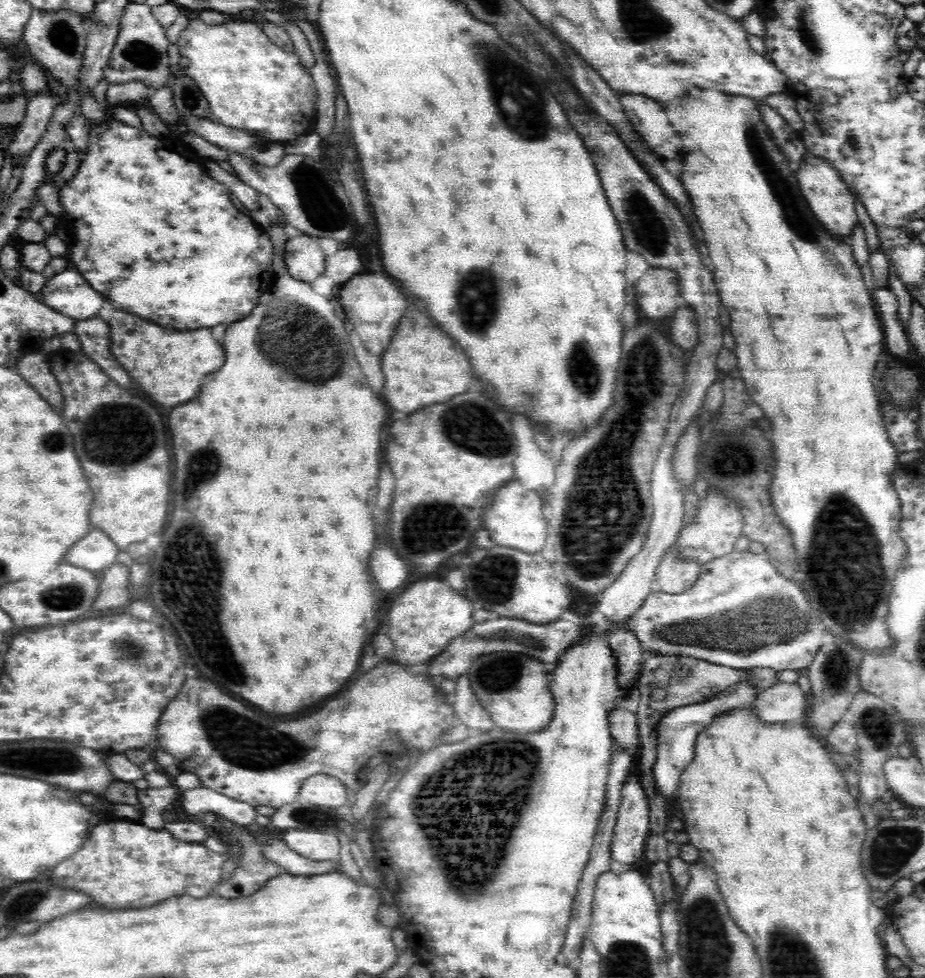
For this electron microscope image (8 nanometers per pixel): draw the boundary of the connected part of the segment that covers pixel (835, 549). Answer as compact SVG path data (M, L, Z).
M688 86L687 92L688 98L682 102L682 104L676 104L676 102L670 102L664 106L664 112L668 116L668 122L674 126L674 130L678 132L678 136L682 138L682 144L686 146L686 150L690 152L686 156L686 160L682 162L682 172L680 172L679 180L683 187L685 188L685 194L689 196L689 204L692 206L692 214L695 217L696 227L699 229L701 234L701 240L706 243L706 248L708 248L708 256L712 260L712 266L715 270L713 271L713 283L717 288L717 295L720 297L722 306L725 306L730 315L729 329L735 338L735 349L733 353L736 355L738 370L740 370L740 376L743 383L746 385L747 393L749 397L754 400L756 405L760 408L764 408L764 412L768 412L768 422L772 426L772 444L776 444L776 468L774 468L774 481L772 482L771 488L769 489L769 494L771 496L772 505L776 508L776 515L780 516L780 520L783 520L784 525L790 529L792 536L792 547L794 547L794 552L797 554L797 560L795 562L795 570L793 575L790 577L793 581L799 583L802 588L804 588L804 593L808 596L808 600L811 601L812 609L818 610L820 608L819 614L822 623L826 630L833 634L835 638L846 638L850 641L852 645L858 645L864 654L868 652L884 653L891 648L893 640L889 638L889 635L884 632L884 624L880 624L880 620L884 620L884 612L888 612L888 596L890 596L890 590L892 590L892 580L894 580L894 574L900 570L900 560L904 562L904 557L908 556L907 550L905 550L903 540L896 540L896 532L892 532L892 524L898 524L898 537L899 537L899 524L901 521L901 505L898 498L896 488L891 479L891 474L898 466L897 457L900 453L896 452L896 449L892 447L892 441L888 437L888 431L884 429L884 418L881 416L880 403L876 398L876 390L874 389L874 384L872 384L872 374L874 374L874 368L877 365L878 358L882 358L882 355L886 355L884 348L882 348L882 342L884 340L884 331L882 331L882 321L877 310L874 310L875 303L873 299L870 299L870 294L866 290L864 285L864 280L862 279L862 273L860 272L860 267L854 260L852 255L852 247L850 247L848 240L840 239L839 236L834 236L829 233L824 225L821 224L817 216L812 214L811 208L808 206L807 200L803 198L802 192L800 192L800 187L798 186L798 180L796 180L795 169L791 166L787 156L784 152L780 151L780 147L776 144L774 140L773 133L770 132L766 123L762 121L762 113L760 113L759 100L753 99L749 96L732 95L727 93L720 93L716 90L710 92L710 90L704 90L704 88L694 88L694 86Z

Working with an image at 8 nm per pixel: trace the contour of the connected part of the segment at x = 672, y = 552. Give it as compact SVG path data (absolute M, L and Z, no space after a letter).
M674 541L657 566L654 590L668 594L686 592L696 582L701 568L696 561L681 560L681 556L677 556Z

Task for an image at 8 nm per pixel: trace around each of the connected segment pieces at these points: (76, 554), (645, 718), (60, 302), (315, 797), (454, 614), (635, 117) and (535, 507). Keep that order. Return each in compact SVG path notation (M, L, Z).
M90 529L68 552L64 562L94 573L101 573L117 561L120 548L117 548L109 536L99 529Z
M686 658L686 664L668 664L670 668L641 668L636 687L640 691L637 725L641 738L641 752L637 758L638 774L652 774L658 750L658 727L662 717L673 708L706 702L730 685L749 679L745 669L733 669L707 660Z
M64 269L48 278L37 298L52 311L70 319L95 317L104 300L85 280L80 272Z
M317 774L306 778L299 788L297 797L316 806L338 808L347 805L346 785L337 778L327 774Z
M422 580L406 588L388 608L388 636L393 643L390 662L410 668L421 668L439 655L457 636L466 632L475 622L475 604L448 588L442 580Z
M620 92L618 99L631 126L656 156L660 156L664 161L680 160L676 158L676 136L672 136L672 128L664 124L664 116L660 116L660 104L638 93Z
M510 482L493 493L484 509L484 526L489 538L498 546L516 548L524 552L541 552L546 544L546 520L543 504L536 491L522 488L518 482Z

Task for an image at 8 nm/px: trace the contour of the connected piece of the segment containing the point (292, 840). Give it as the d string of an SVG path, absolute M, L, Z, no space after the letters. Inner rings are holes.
M286 829L282 840L298 854L310 860L339 860L340 842L336 833L318 830Z

